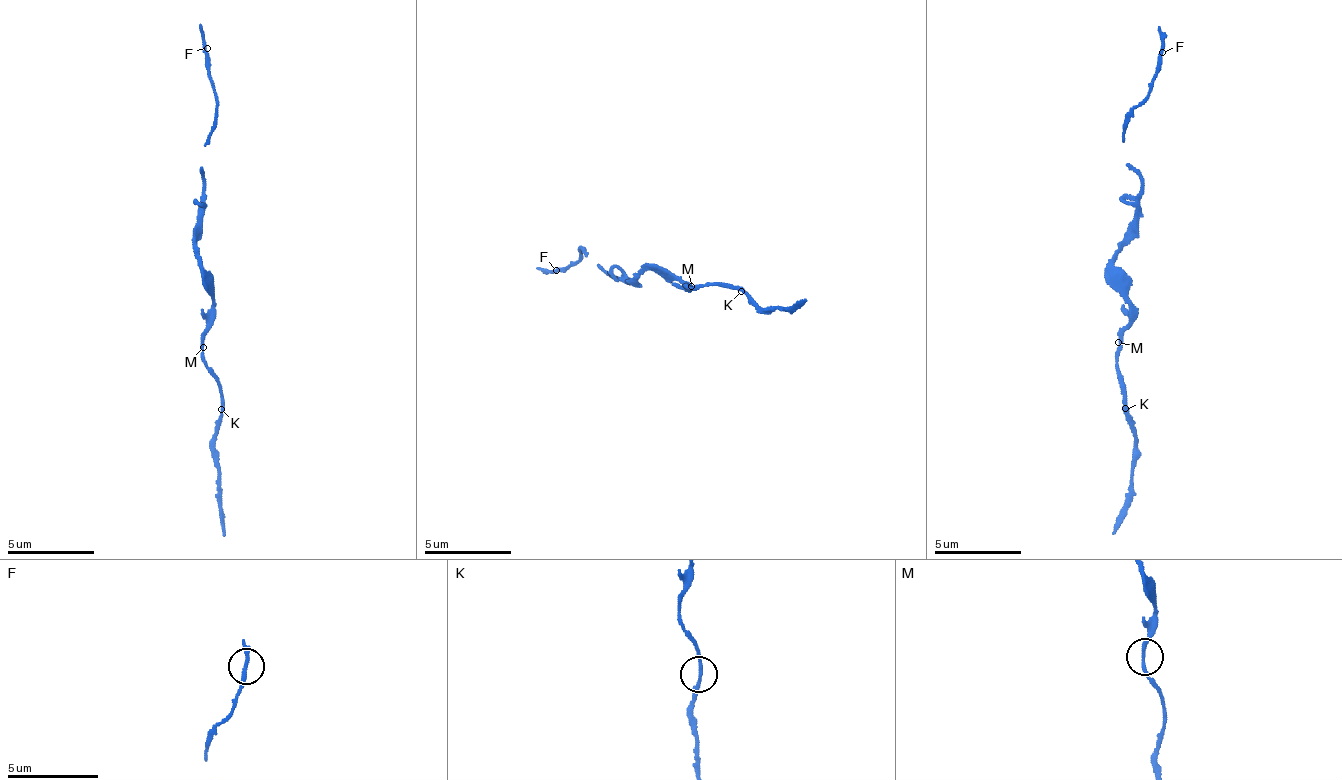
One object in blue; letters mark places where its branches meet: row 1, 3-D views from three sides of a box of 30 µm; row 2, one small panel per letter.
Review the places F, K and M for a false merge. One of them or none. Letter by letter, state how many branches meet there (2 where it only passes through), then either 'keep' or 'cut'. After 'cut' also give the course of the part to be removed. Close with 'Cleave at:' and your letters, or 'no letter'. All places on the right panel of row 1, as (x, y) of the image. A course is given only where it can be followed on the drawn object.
F: 2 branches meet; keep
K: 2 branches meet; keep
M: 2 branches meet; keep
Cleave at: no letter

